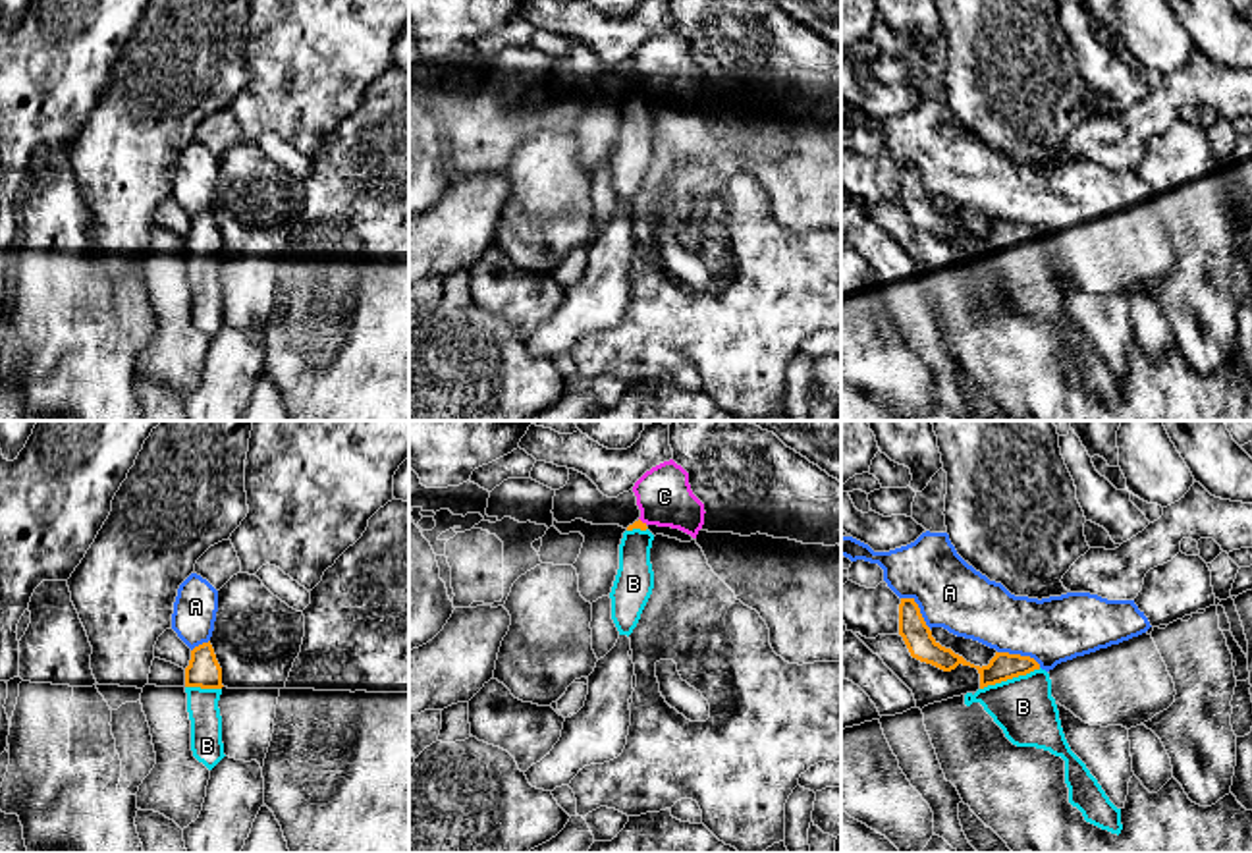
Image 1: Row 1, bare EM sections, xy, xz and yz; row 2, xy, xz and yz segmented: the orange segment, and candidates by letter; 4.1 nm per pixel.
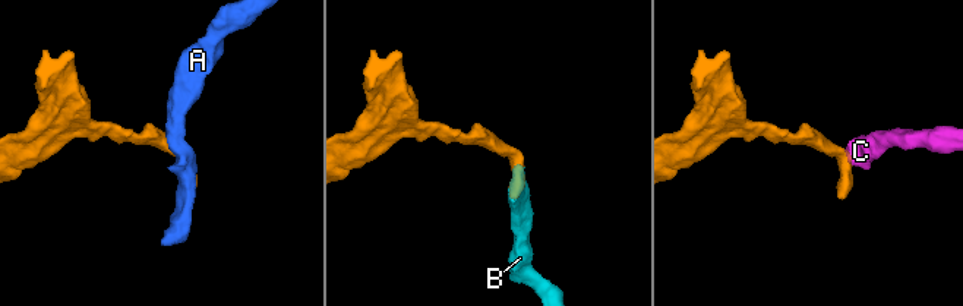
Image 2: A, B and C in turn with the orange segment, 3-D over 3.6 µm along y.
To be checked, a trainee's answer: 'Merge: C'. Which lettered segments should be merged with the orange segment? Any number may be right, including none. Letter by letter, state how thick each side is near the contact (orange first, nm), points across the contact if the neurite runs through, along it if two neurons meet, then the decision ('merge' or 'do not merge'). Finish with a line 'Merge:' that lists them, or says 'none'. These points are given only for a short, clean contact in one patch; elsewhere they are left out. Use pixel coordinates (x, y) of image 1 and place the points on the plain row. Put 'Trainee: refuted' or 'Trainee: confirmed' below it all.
A: 120/280 nm | do not merge
B: 120/260 nm | along yz (1040, 236), (980, 257) | do not merge
C: 40/240 nm | along xz (639, 85), (647, 91) | do not merge
Merge: none
Trainee: refuted

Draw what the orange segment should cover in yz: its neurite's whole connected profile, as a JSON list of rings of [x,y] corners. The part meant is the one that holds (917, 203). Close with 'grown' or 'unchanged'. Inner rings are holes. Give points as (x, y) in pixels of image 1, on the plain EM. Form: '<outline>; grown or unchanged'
[[[901,166],[899,203],[911,224],[920,230],[932,232],[943,239],[951,239],[959,232],[976,235],[980,241],[980,257],[1040,237],[1040,232],[1034,226],[1009,220],[995,220],[990,232],[982,235],[966,230],[932,205],[914,166]]]; unchanged

